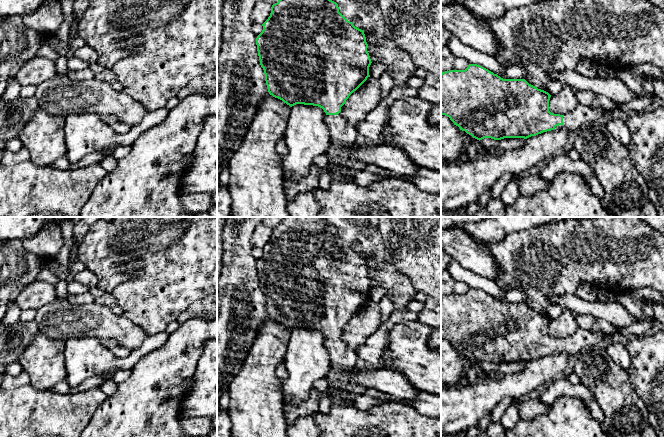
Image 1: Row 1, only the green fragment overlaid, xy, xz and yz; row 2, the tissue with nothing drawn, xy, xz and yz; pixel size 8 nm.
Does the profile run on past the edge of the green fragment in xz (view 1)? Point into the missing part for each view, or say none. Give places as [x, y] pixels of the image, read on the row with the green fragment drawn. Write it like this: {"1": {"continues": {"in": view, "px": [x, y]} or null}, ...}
{"1": {"continues": {"in": "xz", "px": [343, 135]}}}

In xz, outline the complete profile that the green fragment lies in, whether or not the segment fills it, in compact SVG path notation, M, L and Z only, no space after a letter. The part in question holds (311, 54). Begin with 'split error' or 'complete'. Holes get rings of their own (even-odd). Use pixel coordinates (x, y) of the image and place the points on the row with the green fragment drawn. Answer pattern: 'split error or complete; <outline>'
split error; M278 0L271 7L263 30L256 38L260 65L270 95L282 100L290 107L296 104L318 106L326 113L325 123L329 132L330 149L334 157L347 160L353 146L360 140L357 127L341 114L341 107L369 75L371 59L364 31L355 27L340 12L332 0Z

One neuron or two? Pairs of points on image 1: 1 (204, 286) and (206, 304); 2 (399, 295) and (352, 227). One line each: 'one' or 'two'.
1: two
2: one

